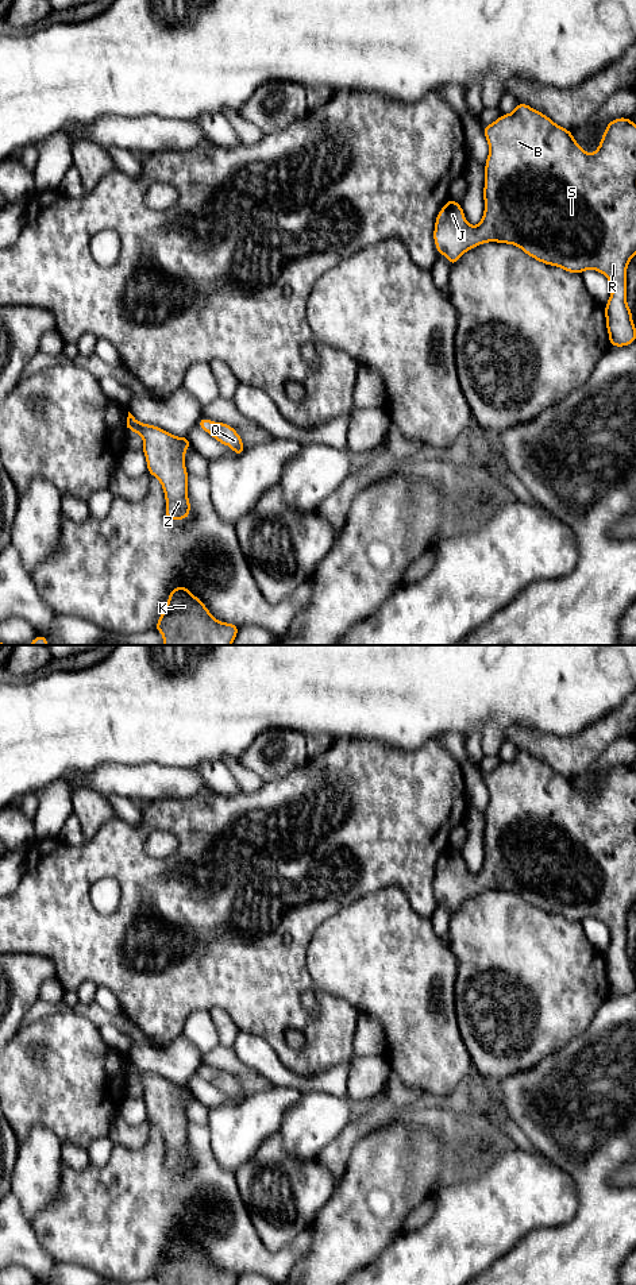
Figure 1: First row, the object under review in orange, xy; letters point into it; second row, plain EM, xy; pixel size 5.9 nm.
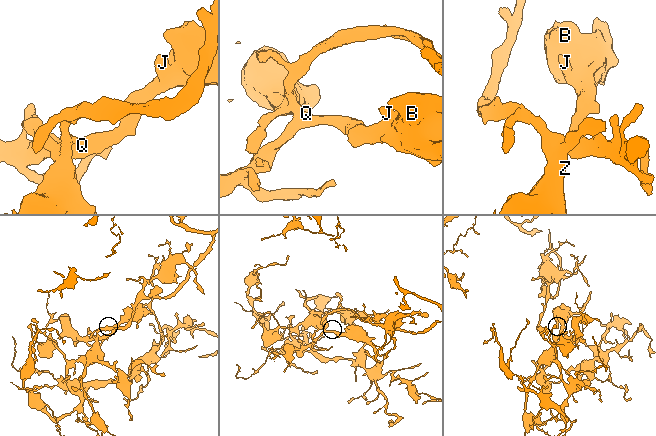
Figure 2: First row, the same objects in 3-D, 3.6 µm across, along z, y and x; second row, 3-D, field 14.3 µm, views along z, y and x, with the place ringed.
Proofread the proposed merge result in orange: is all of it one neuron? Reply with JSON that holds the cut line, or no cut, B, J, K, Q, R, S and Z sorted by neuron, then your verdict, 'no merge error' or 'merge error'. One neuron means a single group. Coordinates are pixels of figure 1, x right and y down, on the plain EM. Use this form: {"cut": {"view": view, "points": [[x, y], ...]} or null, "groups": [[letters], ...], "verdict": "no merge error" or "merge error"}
{"cut": null, "groups": [["B", "J", "K", "Q", "R", "S", "Z"]], "verdict": "no merge error"}

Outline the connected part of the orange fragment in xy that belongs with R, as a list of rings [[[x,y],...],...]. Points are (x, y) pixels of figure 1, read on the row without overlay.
[[[519,750],[512,761],[500,763],[496,769],[482,775],[489,792],[482,868],[477,875],[470,873],[460,850],[447,848],[435,868],[433,891],[438,902],[444,903],[452,915],[469,898],[496,890],[514,892],[531,906],[571,922],[593,917],[604,922],[612,935],[612,944],[605,952],[610,993],[632,992],[636,988],[636,976],[627,952],[627,917],[636,903],[636,772],[629,765],[610,768],[591,803],[575,790],[570,777],[524,750]]]

